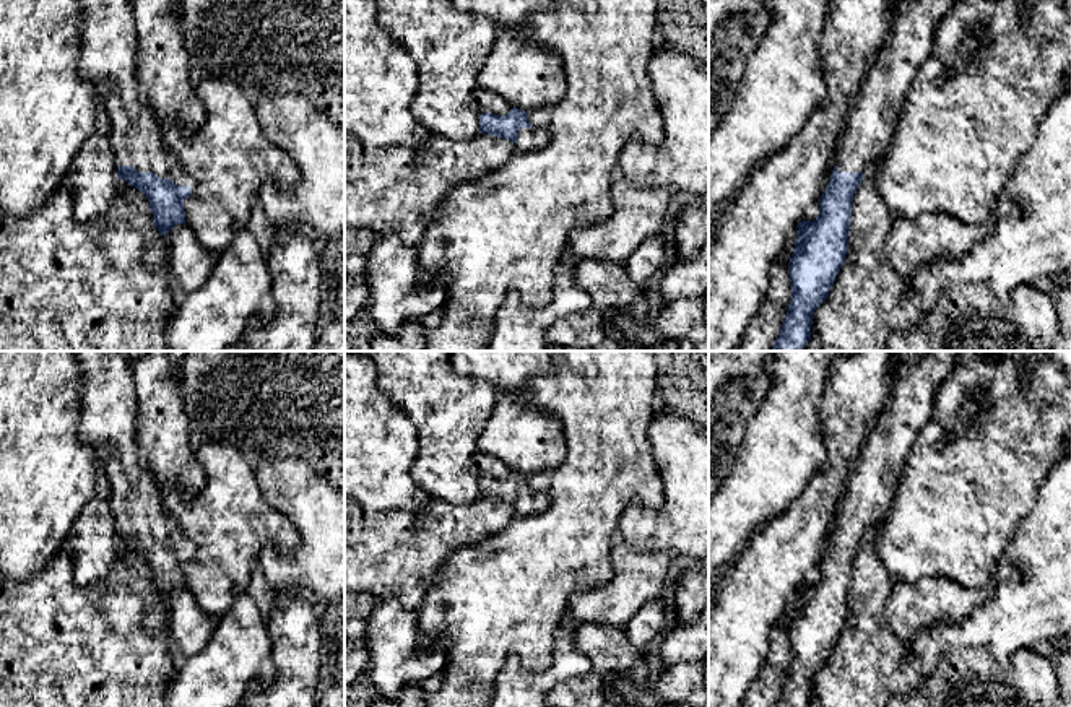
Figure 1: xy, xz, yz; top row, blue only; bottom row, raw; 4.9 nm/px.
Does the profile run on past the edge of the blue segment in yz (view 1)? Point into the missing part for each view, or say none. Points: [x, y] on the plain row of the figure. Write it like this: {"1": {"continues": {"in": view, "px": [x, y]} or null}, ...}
{"1": {"continues": {"in": "yz", "px": [870, 491]}}}

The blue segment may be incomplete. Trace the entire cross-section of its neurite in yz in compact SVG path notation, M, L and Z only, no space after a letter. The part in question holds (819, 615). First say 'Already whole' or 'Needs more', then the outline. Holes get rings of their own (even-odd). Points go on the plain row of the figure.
Needs more. M925 351L917 361L892 358L889 398L847 483L819 580L800 585L788 626L791 665L774 707L808 707L814 674L845 627L852 567L866 528L882 518L895 496L913 444L930 421L936 392L967 351Z

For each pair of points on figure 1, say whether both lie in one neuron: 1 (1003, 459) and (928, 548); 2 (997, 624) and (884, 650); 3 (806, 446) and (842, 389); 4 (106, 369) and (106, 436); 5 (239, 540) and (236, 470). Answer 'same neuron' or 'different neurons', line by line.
1: same neuron
2: different neurons
3: different neurons
4: same neuron
5: same neuron

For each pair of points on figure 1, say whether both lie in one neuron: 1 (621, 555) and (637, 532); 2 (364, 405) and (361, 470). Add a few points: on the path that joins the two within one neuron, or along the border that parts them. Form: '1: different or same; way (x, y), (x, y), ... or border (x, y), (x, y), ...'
1: different; border (623, 540), (636, 548), (667, 551)
2: same; way (361, 421), (361, 454)

